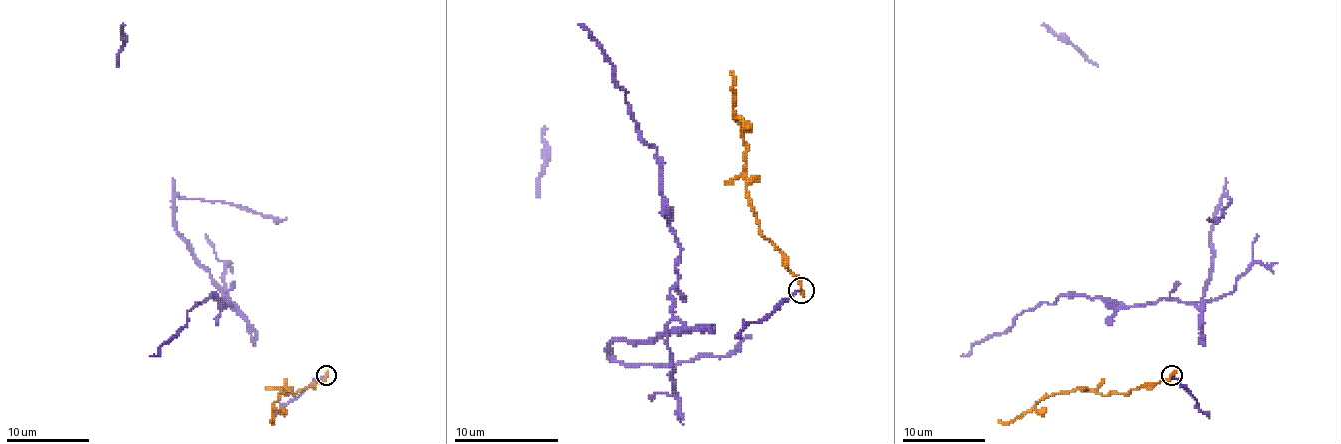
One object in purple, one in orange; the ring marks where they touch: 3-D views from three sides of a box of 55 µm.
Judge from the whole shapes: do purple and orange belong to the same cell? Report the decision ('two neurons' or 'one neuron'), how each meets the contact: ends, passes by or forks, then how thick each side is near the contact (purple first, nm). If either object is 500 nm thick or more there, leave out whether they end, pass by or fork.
two neurons | purple ends | orange ends | 140/220 nm

